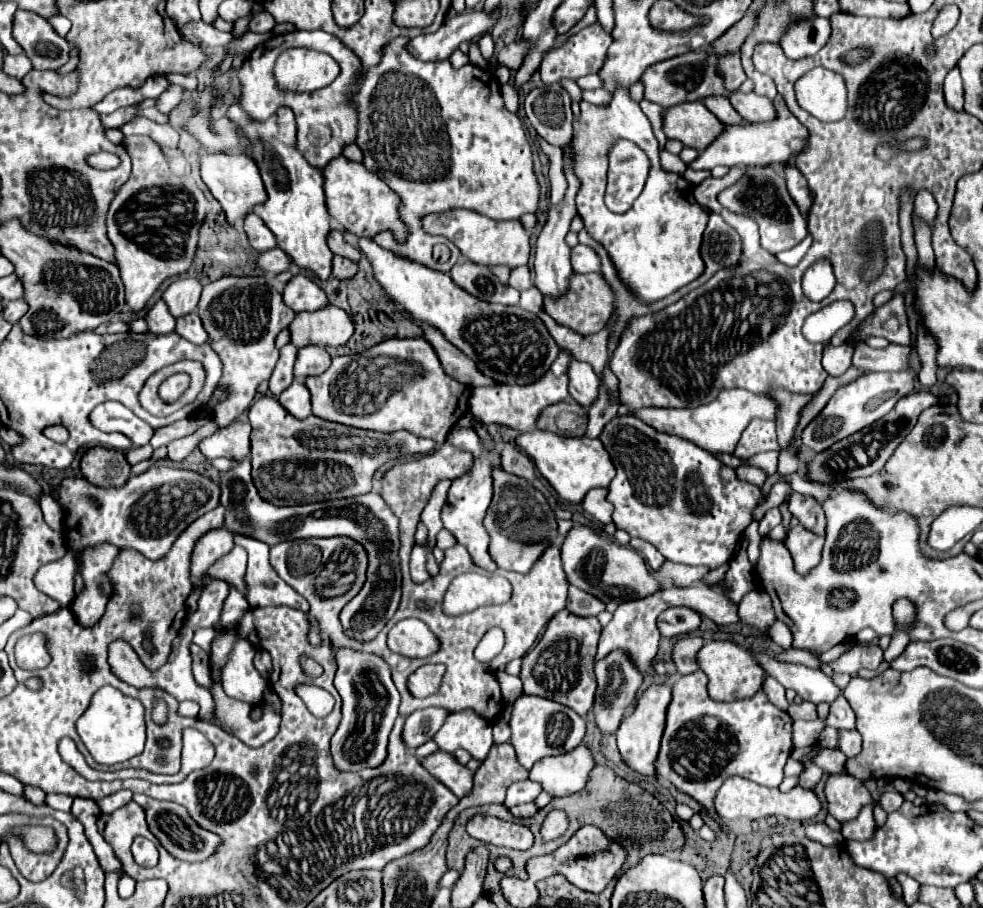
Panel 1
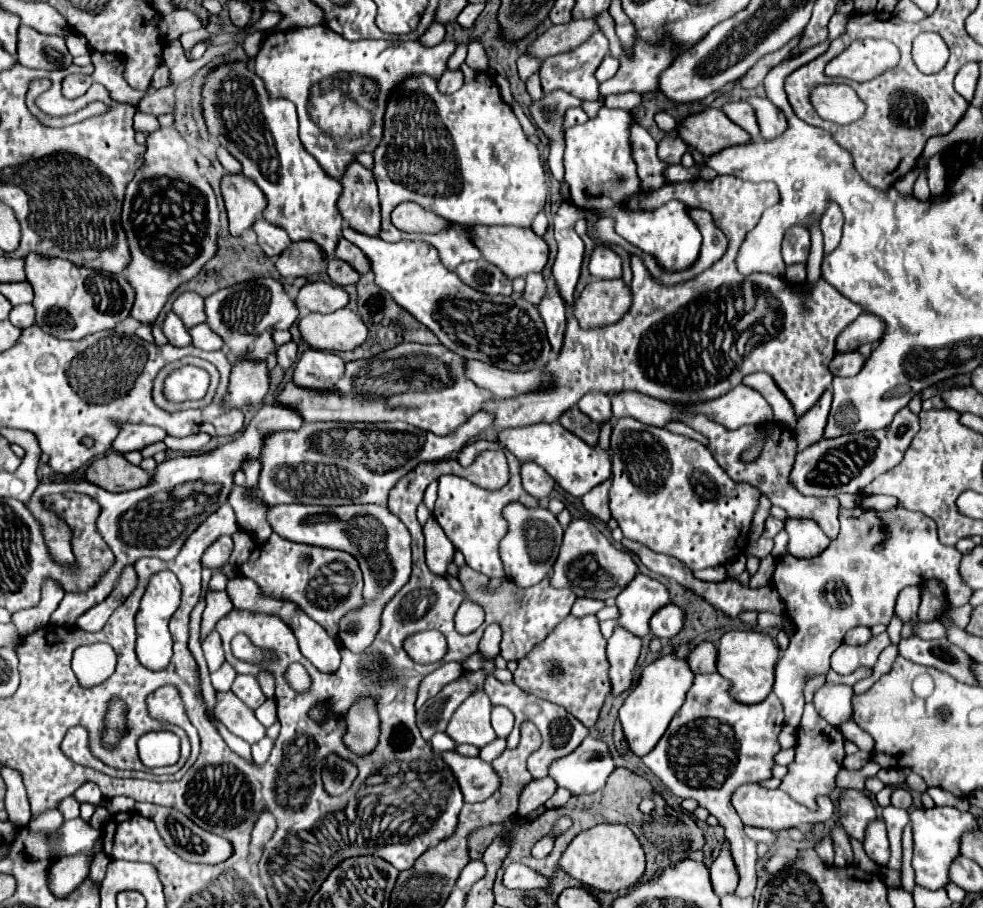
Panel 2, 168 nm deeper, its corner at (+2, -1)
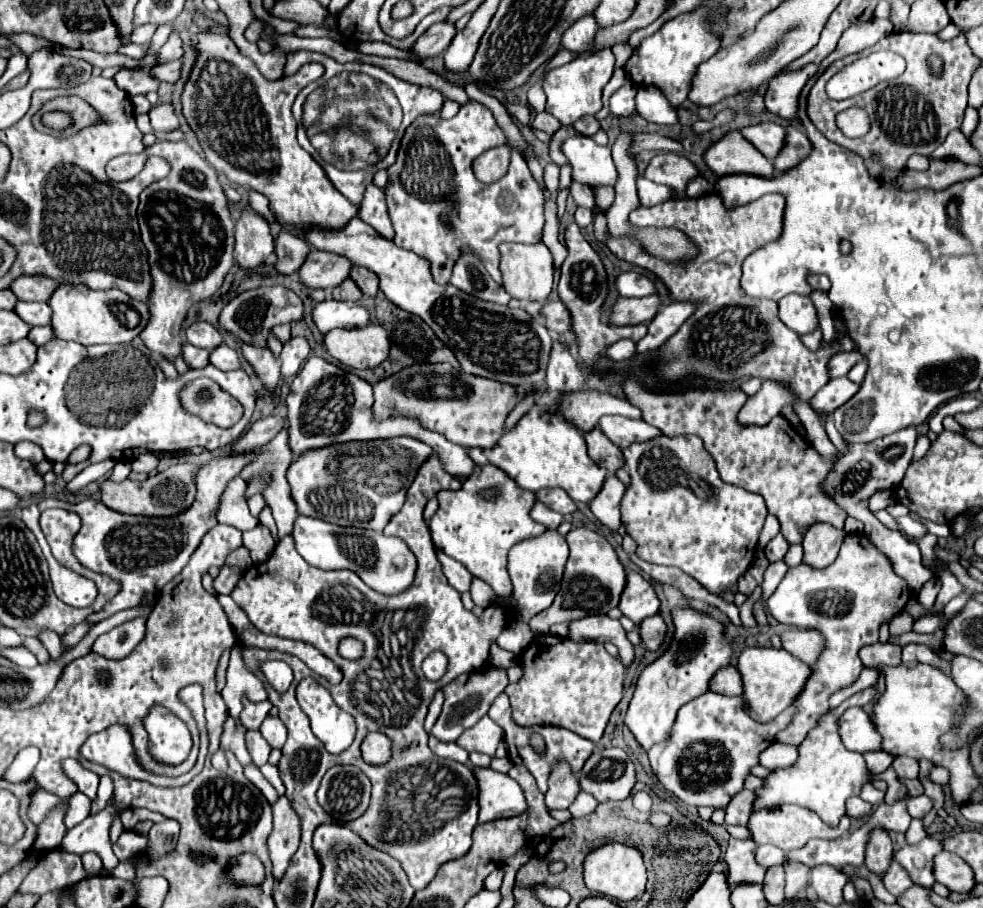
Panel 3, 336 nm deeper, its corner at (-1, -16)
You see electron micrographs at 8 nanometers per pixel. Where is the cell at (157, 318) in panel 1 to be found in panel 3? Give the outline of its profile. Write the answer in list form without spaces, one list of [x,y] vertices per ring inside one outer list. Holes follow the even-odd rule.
[[[191,344],[183,346],[183,360],[191,366],[191,368],[205,368],[209,366],[209,352],[203,348],[195,348]]]

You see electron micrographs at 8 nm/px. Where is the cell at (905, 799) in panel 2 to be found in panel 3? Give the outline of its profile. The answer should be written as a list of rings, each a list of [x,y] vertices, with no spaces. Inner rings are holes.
[[[921,794],[921,796],[913,798],[913,800],[909,800],[907,810],[909,810],[909,814],[911,814],[913,818],[923,818],[923,816],[927,816],[927,814],[933,810],[933,800],[931,800],[929,796]]]

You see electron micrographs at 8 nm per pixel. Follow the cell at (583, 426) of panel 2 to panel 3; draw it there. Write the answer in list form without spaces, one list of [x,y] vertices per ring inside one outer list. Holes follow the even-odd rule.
[[[599,428],[591,430],[585,434],[587,440],[587,448],[589,448],[589,456],[593,458],[595,464],[599,464],[601,468],[605,468],[607,472],[617,472],[623,466],[623,452],[619,446],[611,444],[611,440],[607,440],[607,436],[603,436],[603,432]]]

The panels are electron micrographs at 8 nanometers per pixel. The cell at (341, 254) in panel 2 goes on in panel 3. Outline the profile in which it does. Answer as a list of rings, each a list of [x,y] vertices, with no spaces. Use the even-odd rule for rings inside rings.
[[[353,266],[351,278],[353,278],[355,284],[361,288],[363,294],[367,294],[367,296],[373,298],[373,296],[379,292],[379,278],[377,278],[371,270],[367,270],[367,268],[363,268],[363,266]]]

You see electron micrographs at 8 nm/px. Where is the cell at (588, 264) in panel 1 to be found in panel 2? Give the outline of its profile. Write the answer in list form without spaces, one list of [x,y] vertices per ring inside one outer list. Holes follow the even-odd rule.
[[[596,245],[588,259],[588,271],[596,279],[618,279],[622,273],[620,257],[610,247]]]

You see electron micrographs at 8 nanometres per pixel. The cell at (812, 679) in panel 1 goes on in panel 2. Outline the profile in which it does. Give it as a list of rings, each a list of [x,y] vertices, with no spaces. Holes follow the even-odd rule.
[[[824,683],[814,693],[814,705],[820,717],[824,717],[830,725],[840,725],[852,715],[852,687],[848,685],[828,685]]]

